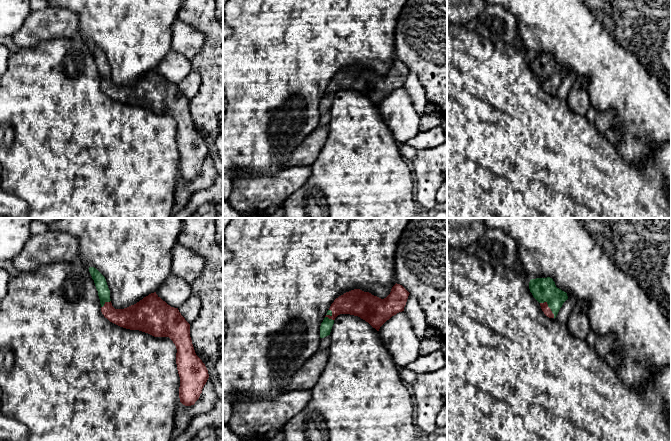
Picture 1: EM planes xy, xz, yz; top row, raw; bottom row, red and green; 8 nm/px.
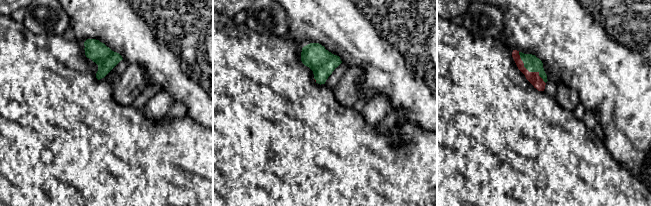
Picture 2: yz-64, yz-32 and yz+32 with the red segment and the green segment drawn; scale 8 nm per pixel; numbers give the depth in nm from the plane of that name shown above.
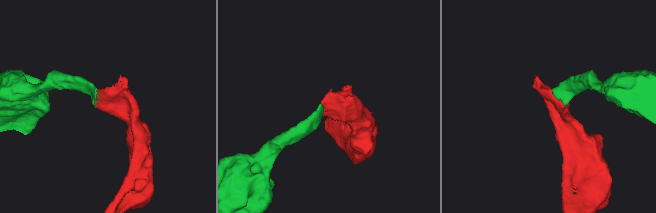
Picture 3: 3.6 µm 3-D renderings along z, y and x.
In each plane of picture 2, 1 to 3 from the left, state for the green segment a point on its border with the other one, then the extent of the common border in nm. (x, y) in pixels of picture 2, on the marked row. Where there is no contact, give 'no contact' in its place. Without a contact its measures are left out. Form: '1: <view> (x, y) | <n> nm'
1: no contact
2: yz-32 (315, 80) | 40 nm
3: yz+32 (528, 71) | 340 nm

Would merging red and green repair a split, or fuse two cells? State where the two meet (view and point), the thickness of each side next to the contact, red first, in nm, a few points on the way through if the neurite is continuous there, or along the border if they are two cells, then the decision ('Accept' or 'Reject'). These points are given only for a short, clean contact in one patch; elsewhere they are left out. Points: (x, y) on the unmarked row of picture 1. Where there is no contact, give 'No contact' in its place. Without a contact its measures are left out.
Touches red at yz (548, 83). Thickness 70 nm (red) against 190 nm. Path across: yz (547, 87), (548, 83), (548, 71), (543, 66). Accept

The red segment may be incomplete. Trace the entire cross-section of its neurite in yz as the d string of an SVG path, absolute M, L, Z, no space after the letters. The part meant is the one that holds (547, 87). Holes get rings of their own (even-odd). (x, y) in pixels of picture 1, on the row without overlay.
M550 53L531 55L529 65L549 94L556 94L563 79L568 75L567 69L557 64Z

